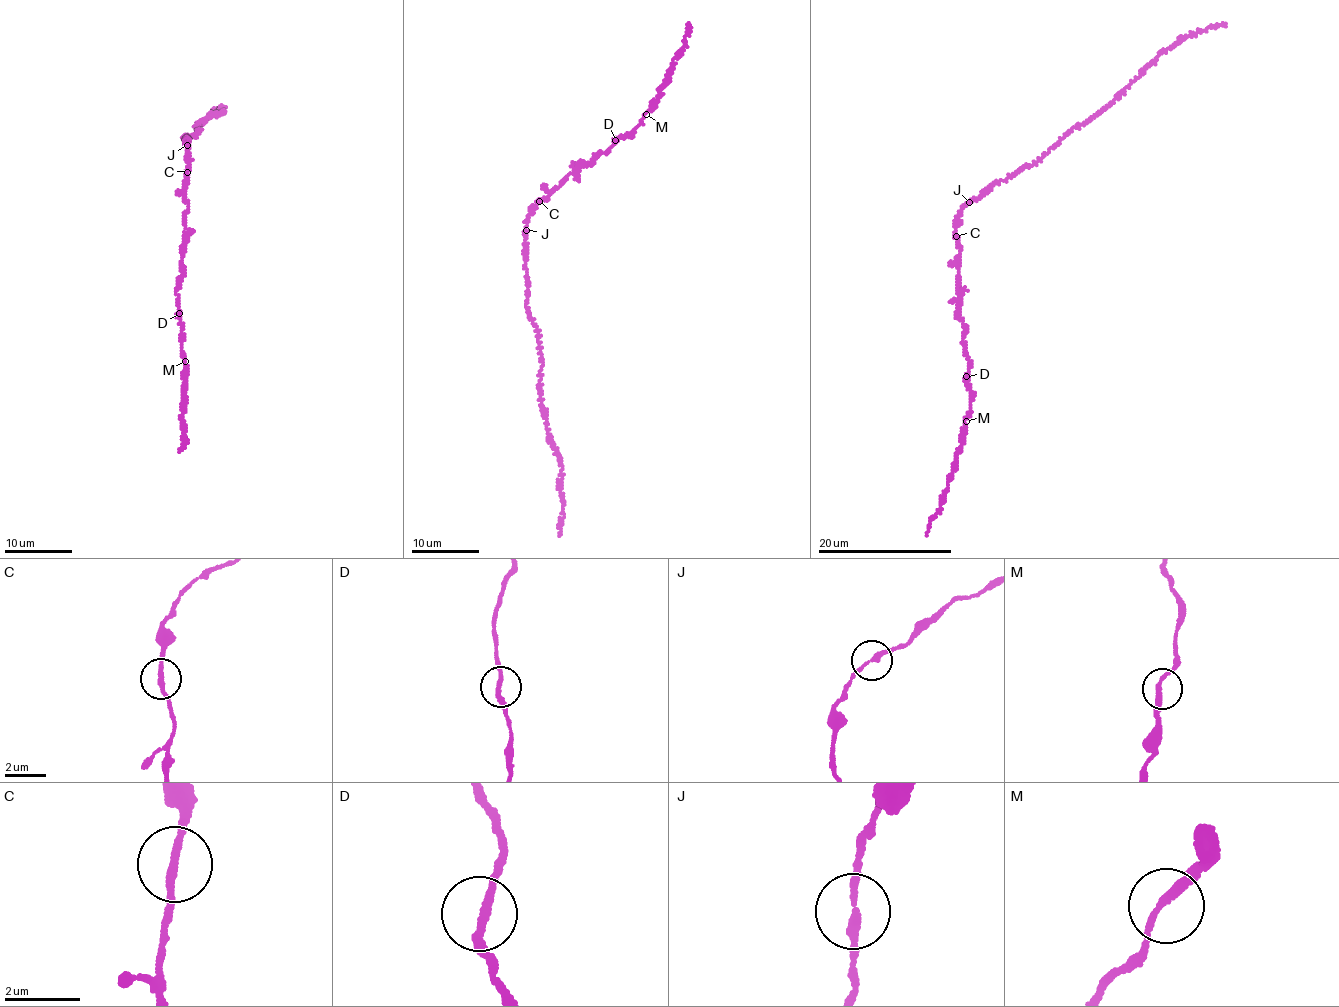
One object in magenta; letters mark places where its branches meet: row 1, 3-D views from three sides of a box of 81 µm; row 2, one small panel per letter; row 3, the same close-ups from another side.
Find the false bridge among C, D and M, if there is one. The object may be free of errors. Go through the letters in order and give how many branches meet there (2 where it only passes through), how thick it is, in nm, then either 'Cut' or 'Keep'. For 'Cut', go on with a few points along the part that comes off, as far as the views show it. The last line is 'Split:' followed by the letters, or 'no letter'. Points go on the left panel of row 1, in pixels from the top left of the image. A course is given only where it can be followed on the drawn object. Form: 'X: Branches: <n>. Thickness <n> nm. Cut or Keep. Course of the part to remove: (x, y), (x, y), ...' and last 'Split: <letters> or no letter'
C: Branches: 2. Thickness 200 nm. Keep
D: Branches: 2. Thickness 200 nm. Keep
M: Branches: 2. Thickness 200 nm. Keep
Split: no letter

